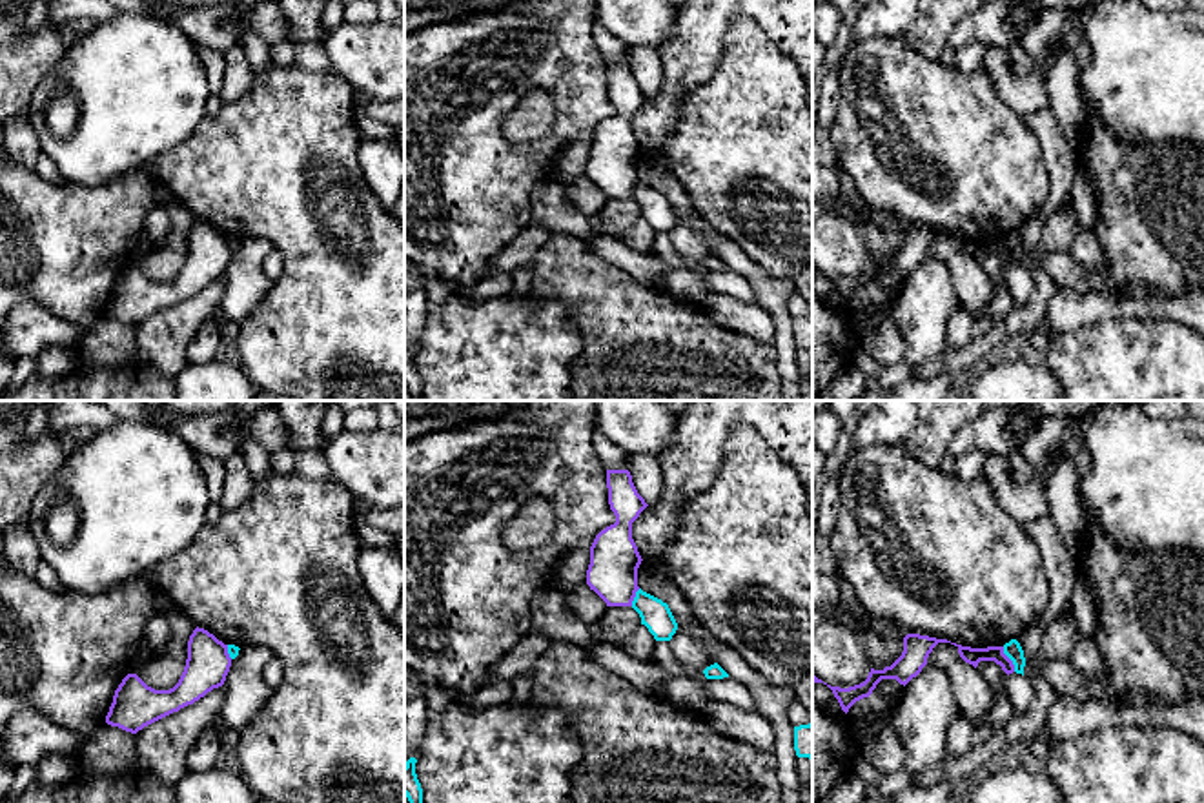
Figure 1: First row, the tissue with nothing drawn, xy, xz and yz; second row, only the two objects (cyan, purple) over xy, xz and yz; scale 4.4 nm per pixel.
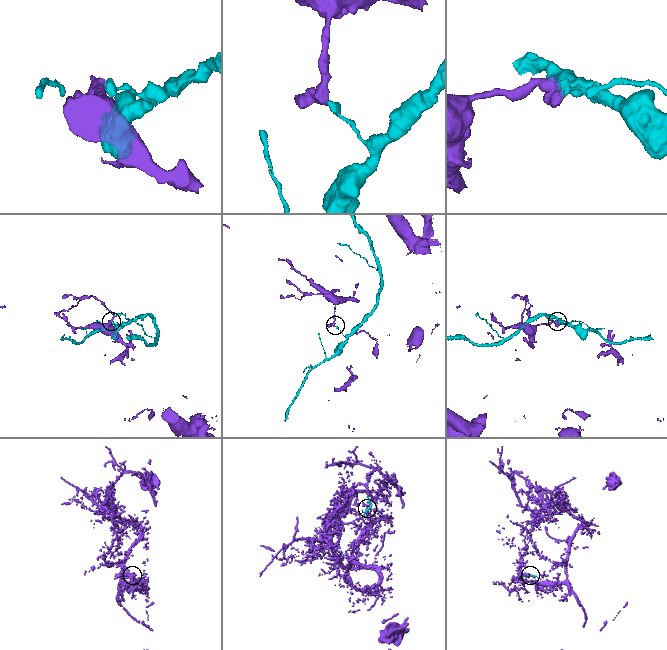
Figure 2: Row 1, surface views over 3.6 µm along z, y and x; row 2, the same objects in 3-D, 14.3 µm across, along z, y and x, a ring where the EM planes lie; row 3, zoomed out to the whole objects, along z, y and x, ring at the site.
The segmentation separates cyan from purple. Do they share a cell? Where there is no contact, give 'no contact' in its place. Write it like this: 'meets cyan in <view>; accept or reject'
meets cyan in yz; reject

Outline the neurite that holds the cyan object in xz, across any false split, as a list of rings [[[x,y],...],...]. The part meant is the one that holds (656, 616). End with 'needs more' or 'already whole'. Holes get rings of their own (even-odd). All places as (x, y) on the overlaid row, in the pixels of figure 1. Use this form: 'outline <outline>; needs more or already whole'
outline [[[636,592],[632,608],[639,614],[641,625],[648,628],[656,641],[670,641],[678,630],[678,623],[667,603],[643,592]]]; already whole

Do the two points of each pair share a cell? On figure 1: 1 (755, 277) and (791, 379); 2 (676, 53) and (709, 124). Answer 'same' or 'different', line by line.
1: same
2: different

